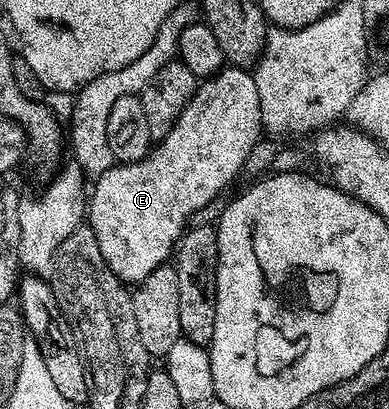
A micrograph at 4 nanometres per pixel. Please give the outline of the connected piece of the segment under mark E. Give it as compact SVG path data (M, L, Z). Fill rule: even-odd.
M229 65L197 85L196 95L189 98L170 132L153 145L148 155L137 162L115 164L95 179L93 186L96 187L93 190L91 187L86 202L86 222L94 236L98 236L98 246L102 248L102 256L106 256L106 264L110 264L121 282L139 284L154 272L154 268L165 265L173 257L180 235L193 221L196 211L206 208L210 200L221 197L225 193L223 190L239 176L244 161L262 137L261 120L253 75L247 69Z

